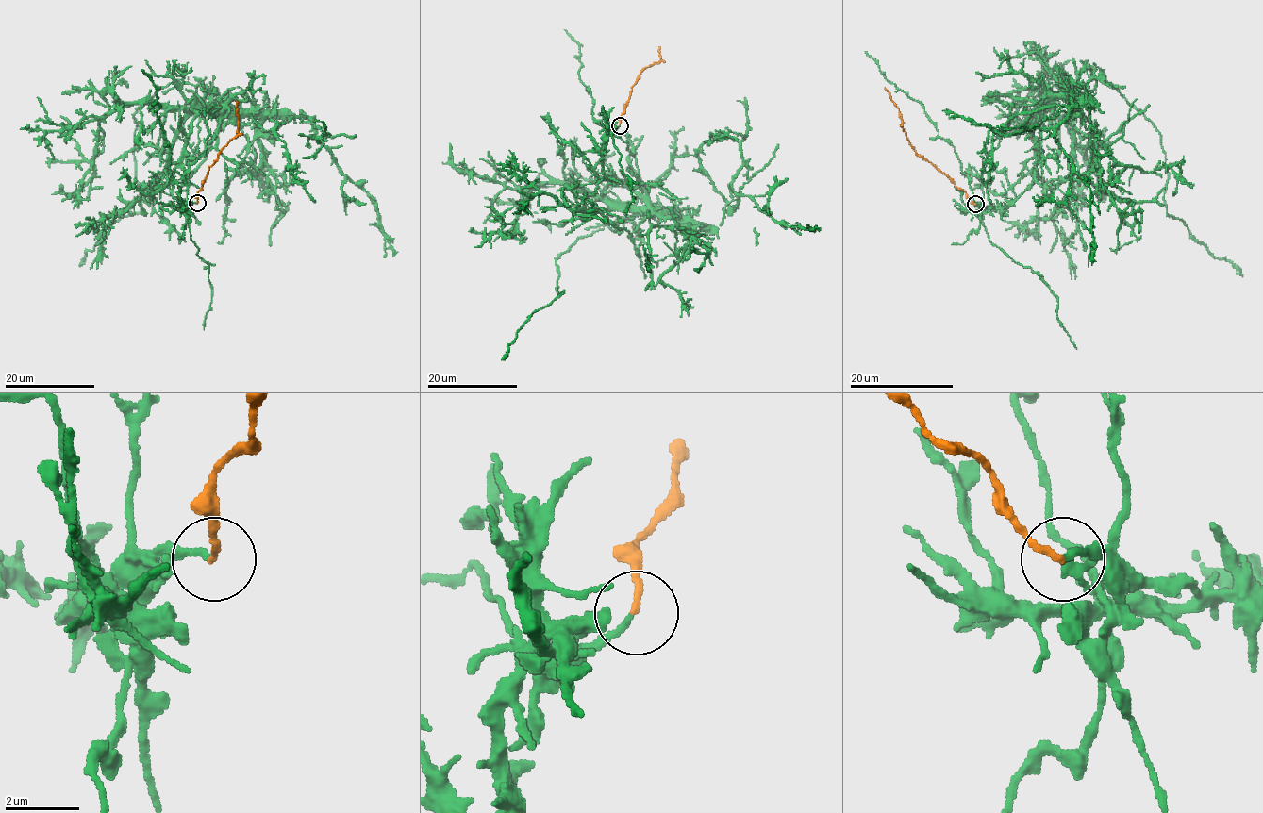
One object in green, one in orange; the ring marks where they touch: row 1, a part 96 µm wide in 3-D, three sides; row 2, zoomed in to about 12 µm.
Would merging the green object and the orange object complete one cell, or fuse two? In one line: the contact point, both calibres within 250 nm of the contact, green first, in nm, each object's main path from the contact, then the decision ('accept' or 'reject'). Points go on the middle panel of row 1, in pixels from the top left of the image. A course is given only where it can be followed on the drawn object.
place (620, 125); calibres 180 and 170 nm; course green (620, 125), (604, 143), (605, 179), (718, 227), (748, 169), (732, 183), (731, 207), (697, 150), (738, 140); course orange (620, 125), (620, 117), (637, 78), (645, 68), (660, 61), (658, 46); reject

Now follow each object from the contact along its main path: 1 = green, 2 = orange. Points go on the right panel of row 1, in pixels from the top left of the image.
1: (974, 205), (1003, 208), (1034, 178), (1038, 104), (1088, 100), (992, 136), (991, 203)
2: (974, 205), (966, 192), (921, 157), (909, 141), (901, 124), (899, 107), (885, 88)

